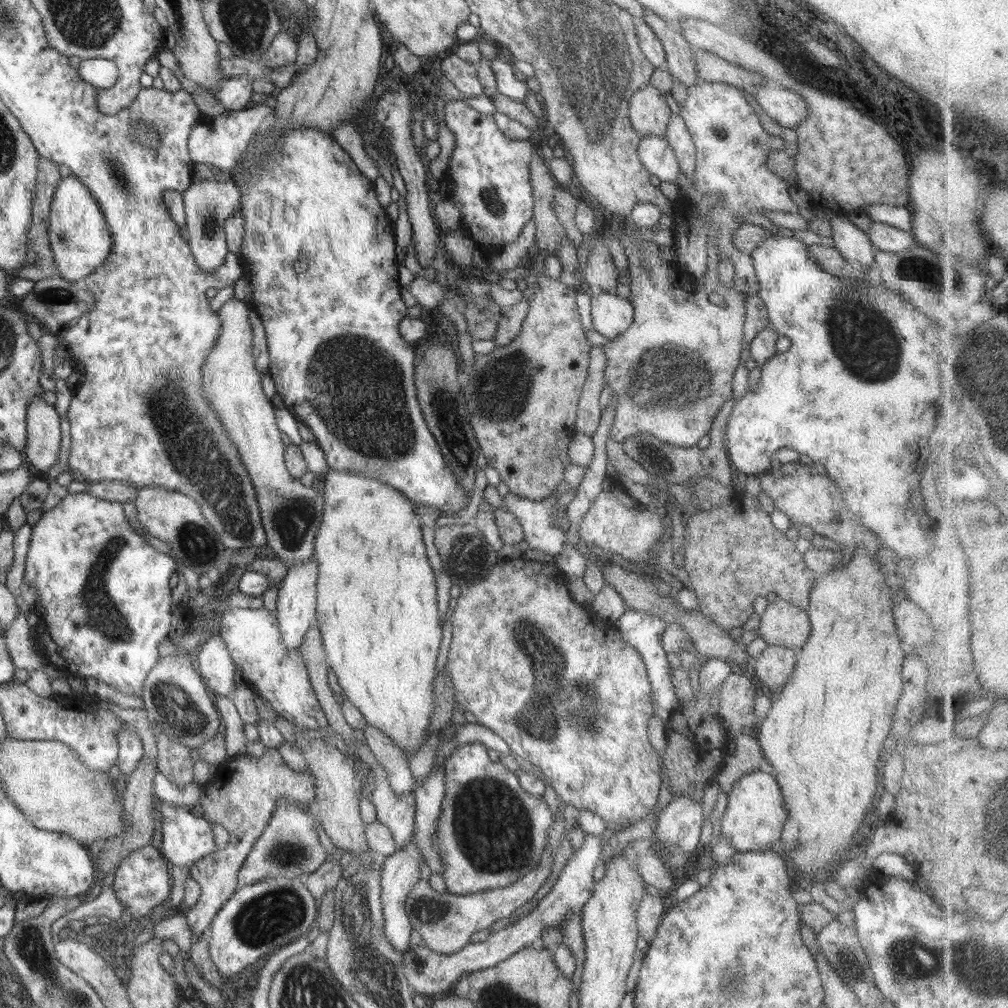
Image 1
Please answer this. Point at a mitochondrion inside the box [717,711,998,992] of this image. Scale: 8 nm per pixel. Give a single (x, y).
(909, 959)

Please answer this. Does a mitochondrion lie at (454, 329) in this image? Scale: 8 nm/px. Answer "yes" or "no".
no

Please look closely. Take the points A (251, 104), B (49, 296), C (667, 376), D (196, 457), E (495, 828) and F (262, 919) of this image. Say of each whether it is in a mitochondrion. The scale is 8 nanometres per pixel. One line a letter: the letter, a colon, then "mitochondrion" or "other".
A: other
B: mitochondrion
C: mitochondrion
D: mitochondrion
E: mitochondrion
F: mitochondrion

